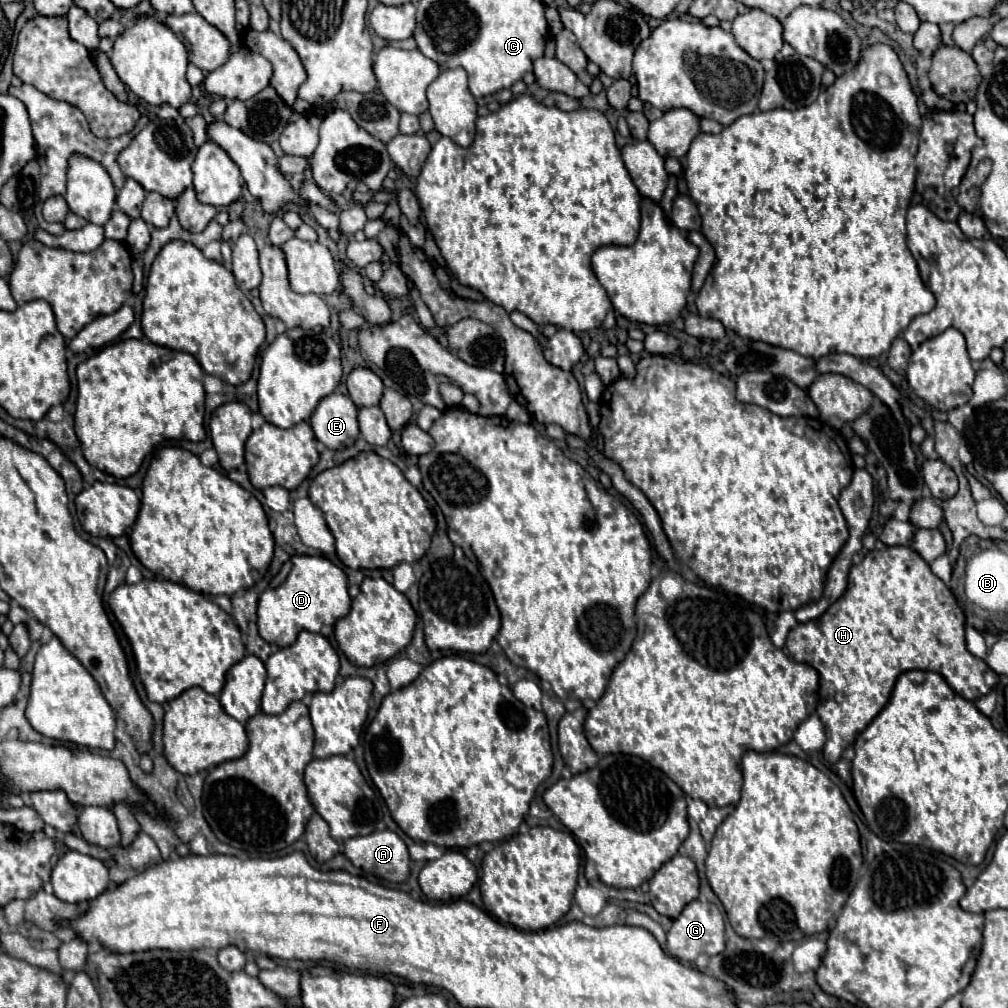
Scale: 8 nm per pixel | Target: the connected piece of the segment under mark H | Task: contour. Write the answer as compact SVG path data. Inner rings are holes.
M907 545L885 547L881 551L869 551L859 565L853 565L849 571L849 585L843 597L839 597L819 619L809 623L799 623L787 635L789 655L817 669L823 687L829 691L819 691L817 713L825 725L827 743L823 747L823 757L829 763L841 759L845 747L849 747L855 737L873 721L873 717L889 701L895 679L903 671L923 669L935 671L945 677L949 687L953 687L961 697L975 701L981 695L987 695L999 681L999 675L985 665L983 659L973 657L965 647L965 615L957 605L953 593L945 583L931 573L923 557ZM841 691L845 695L843 703L833 701L833 693Z

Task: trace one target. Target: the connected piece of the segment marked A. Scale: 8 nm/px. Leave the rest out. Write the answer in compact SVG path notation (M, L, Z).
M389 829L347 839L343 853L355 867L379 879L401 883L409 875L411 857L407 853L407 845Z

